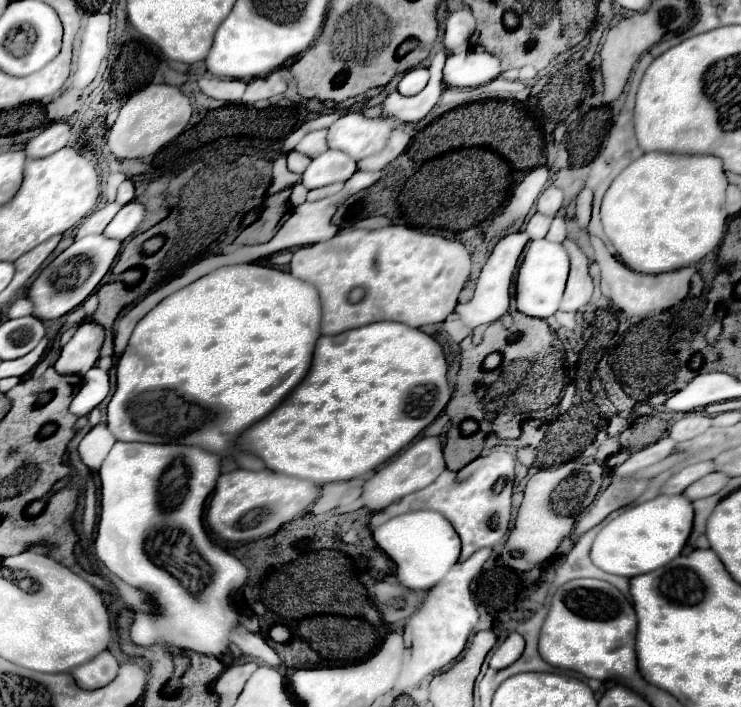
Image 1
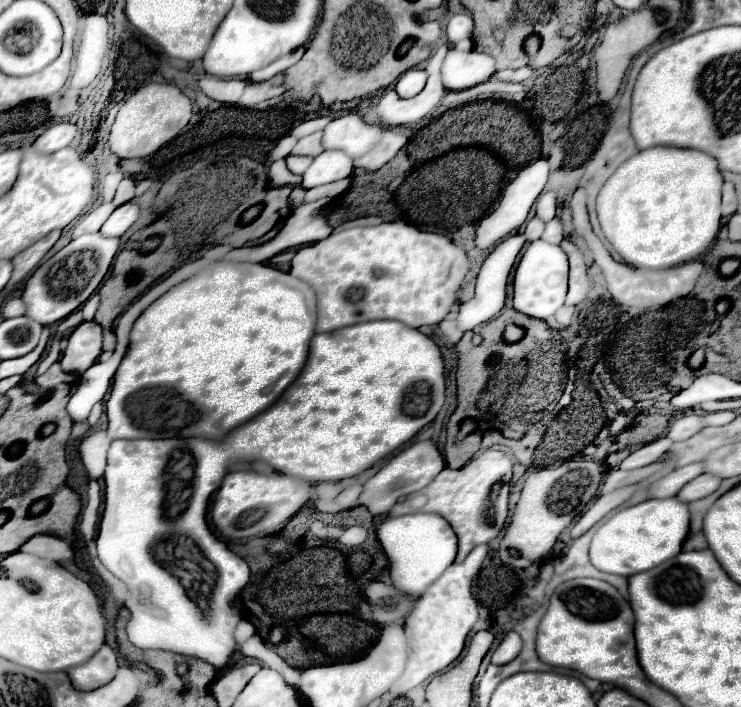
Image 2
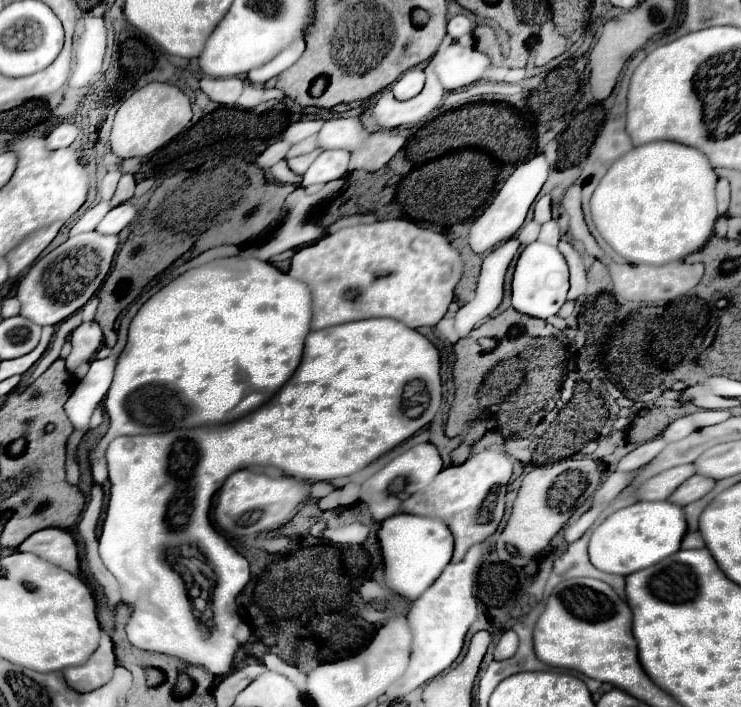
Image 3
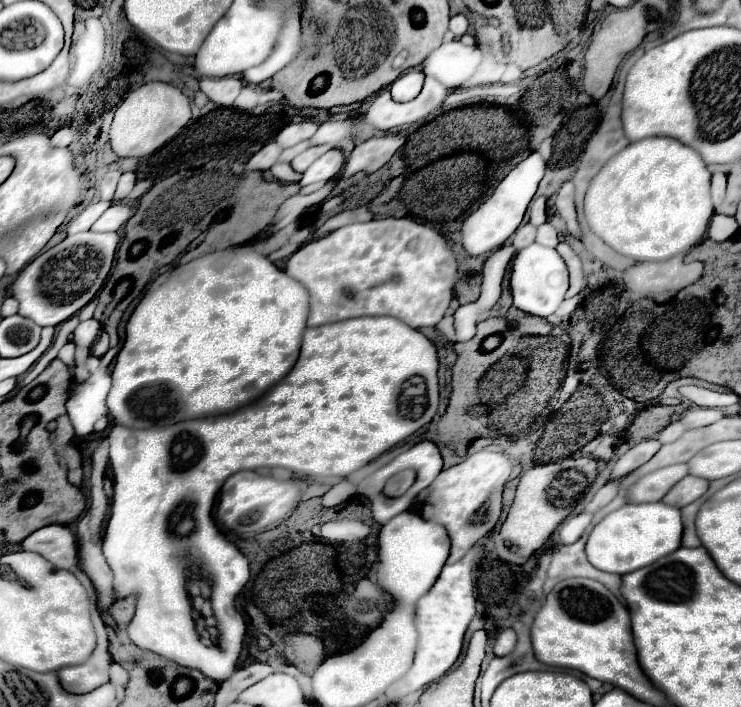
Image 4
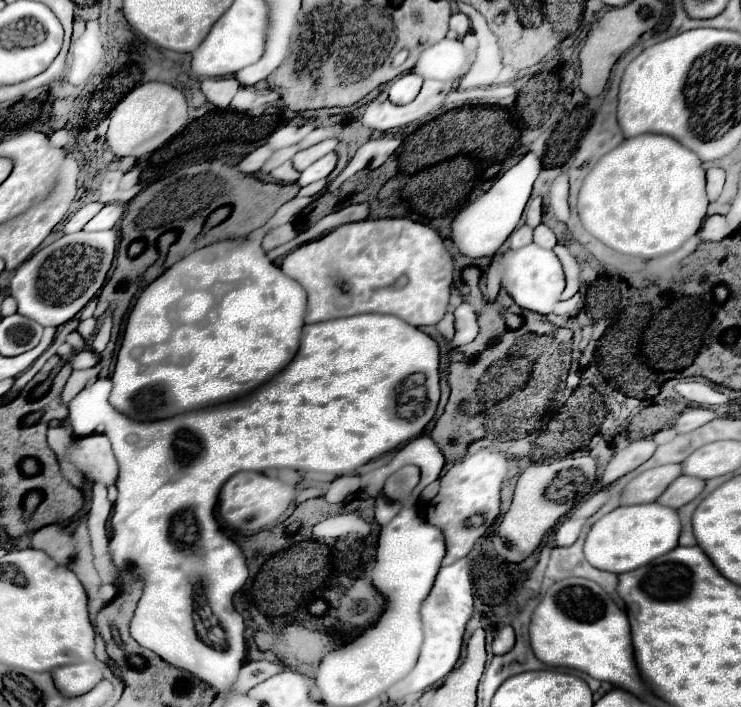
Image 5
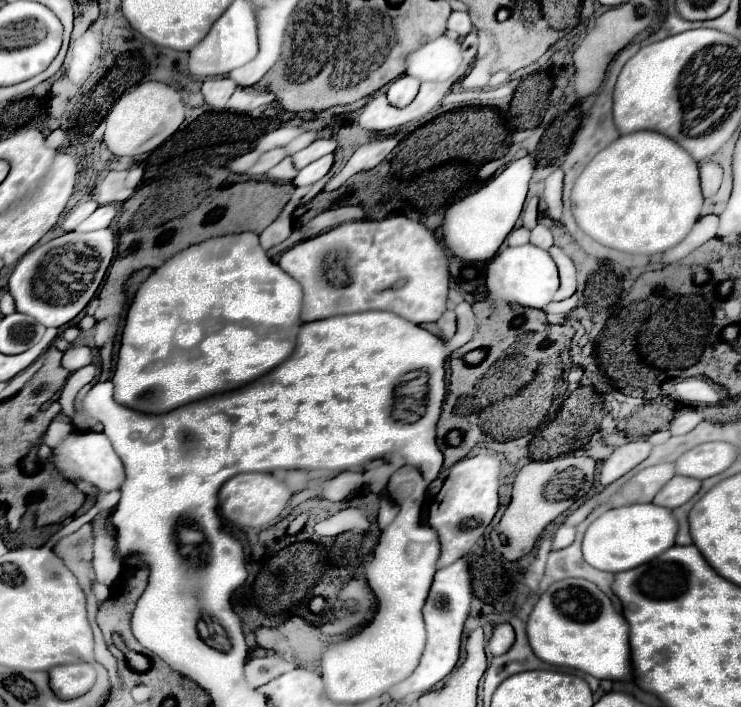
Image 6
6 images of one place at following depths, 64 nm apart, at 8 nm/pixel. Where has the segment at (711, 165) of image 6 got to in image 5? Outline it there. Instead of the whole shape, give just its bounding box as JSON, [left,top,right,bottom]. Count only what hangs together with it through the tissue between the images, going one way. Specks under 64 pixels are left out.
[706,168,724,202]

